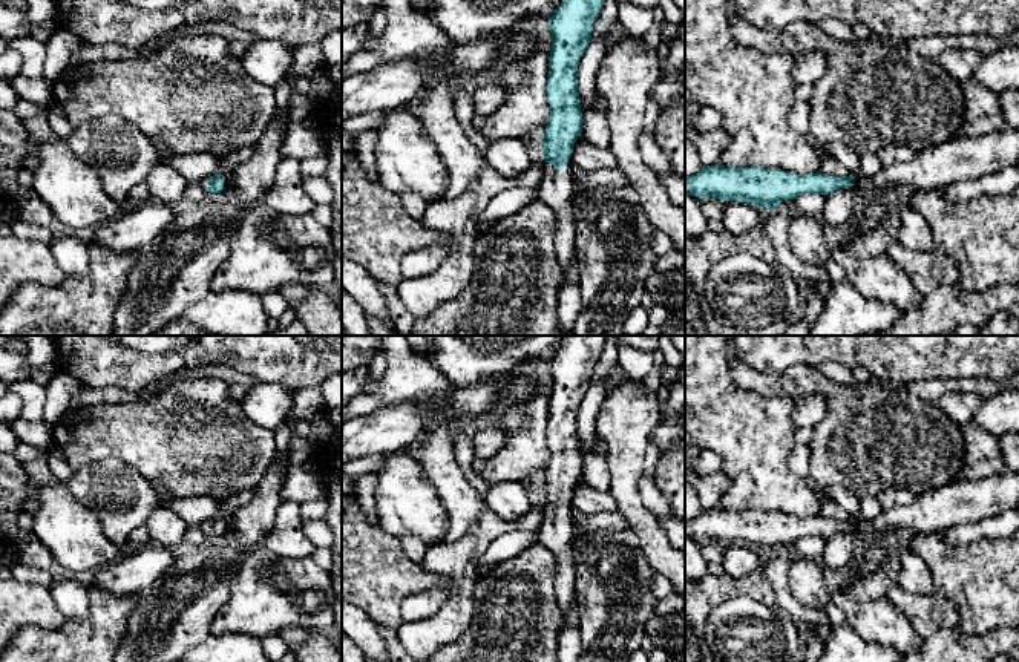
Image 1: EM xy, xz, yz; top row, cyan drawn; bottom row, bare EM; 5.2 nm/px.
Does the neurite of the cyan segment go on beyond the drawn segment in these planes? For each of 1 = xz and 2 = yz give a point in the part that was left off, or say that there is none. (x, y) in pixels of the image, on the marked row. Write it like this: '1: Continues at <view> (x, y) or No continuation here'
1: Continues at xz (557, 190)
2: Continues at yz (961, 158)

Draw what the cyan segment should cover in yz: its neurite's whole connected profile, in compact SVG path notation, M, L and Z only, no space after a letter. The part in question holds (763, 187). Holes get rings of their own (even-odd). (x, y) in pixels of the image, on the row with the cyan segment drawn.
M1004 127L1001 132L976 138L953 138L926 150L916 150L912 161L884 169L872 178L857 175L832 176L821 172L797 175L780 169L763 167L725 167L703 166L696 175L685 176L685 195L696 198L711 196L736 202L749 202L768 210L777 208L783 201L794 199L804 193L829 195L837 188L852 187L857 193L876 192L896 187L901 190L941 190L964 179L979 179L1019 162L1019 130Z

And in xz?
M562 0L549 18L552 51L546 92L550 116L542 133L542 179L536 193L555 215L553 242L564 277L576 254L576 190L570 156L582 133L578 64L591 41L602 5L604 0Z

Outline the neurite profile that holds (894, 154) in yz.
M889 144L876 155L884 166L904 164L913 159L916 150L906 144Z

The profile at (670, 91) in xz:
M685 20L679 28L674 44L670 48L667 66L660 72L651 95L659 110L685 104Z

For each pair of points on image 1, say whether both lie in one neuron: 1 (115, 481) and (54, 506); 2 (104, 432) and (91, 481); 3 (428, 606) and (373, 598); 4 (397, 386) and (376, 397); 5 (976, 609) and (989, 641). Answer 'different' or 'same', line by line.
1: different
2: different
3: different
4: same
5: different

